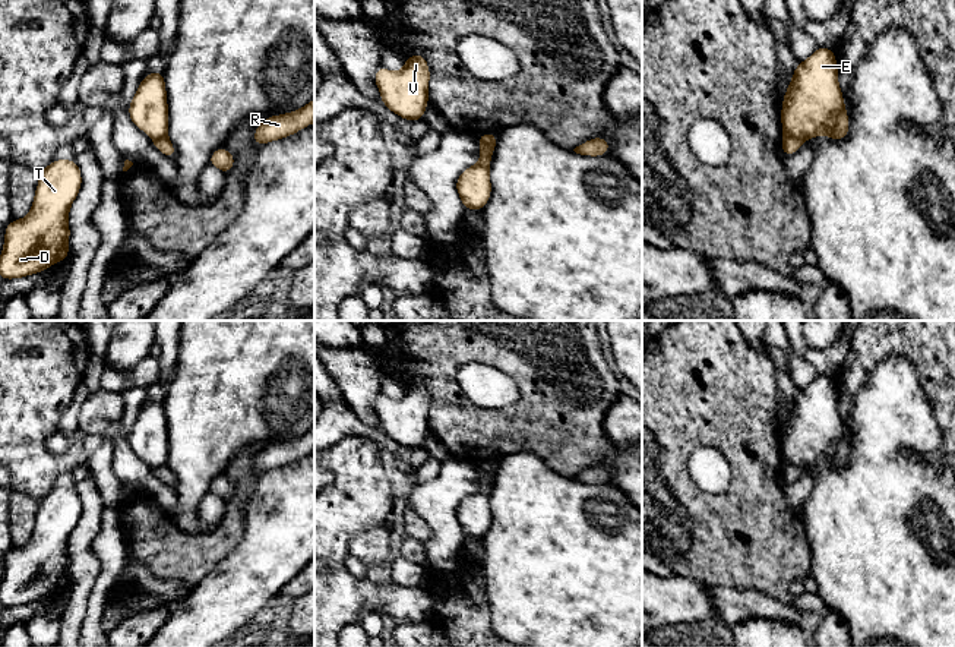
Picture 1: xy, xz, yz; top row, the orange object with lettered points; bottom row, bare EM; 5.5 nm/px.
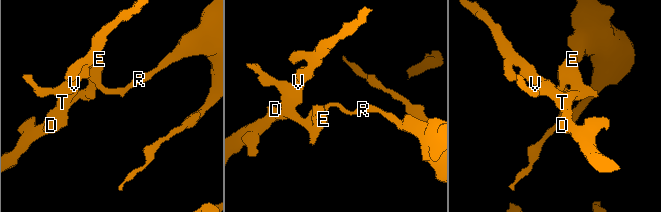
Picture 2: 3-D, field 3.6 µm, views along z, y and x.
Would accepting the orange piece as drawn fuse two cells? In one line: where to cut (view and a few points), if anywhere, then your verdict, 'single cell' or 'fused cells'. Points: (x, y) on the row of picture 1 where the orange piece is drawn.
cut yz (786, 132), (803, 141); fused cells

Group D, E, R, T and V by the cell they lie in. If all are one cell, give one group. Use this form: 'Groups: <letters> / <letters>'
Groups: D E T V / R

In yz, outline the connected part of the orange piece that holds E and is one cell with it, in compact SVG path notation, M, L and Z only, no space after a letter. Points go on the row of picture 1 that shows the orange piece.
M818 47L797 64L782 98L781 126L784 133L801 141L819 135L832 141L847 138L850 120L834 48Z

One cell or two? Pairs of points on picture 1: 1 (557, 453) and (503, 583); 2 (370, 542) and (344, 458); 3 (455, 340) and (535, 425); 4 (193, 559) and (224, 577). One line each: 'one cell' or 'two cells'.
1: two cells
2: two cells
3: one cell
4: two cells

